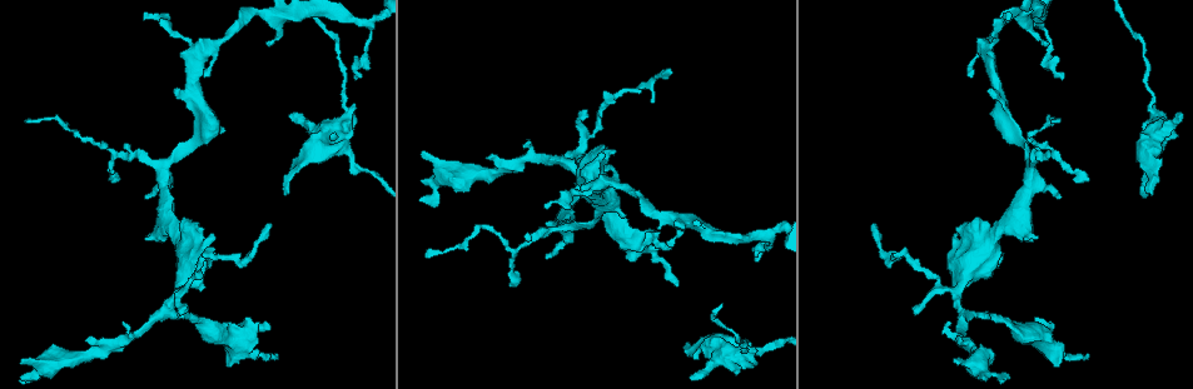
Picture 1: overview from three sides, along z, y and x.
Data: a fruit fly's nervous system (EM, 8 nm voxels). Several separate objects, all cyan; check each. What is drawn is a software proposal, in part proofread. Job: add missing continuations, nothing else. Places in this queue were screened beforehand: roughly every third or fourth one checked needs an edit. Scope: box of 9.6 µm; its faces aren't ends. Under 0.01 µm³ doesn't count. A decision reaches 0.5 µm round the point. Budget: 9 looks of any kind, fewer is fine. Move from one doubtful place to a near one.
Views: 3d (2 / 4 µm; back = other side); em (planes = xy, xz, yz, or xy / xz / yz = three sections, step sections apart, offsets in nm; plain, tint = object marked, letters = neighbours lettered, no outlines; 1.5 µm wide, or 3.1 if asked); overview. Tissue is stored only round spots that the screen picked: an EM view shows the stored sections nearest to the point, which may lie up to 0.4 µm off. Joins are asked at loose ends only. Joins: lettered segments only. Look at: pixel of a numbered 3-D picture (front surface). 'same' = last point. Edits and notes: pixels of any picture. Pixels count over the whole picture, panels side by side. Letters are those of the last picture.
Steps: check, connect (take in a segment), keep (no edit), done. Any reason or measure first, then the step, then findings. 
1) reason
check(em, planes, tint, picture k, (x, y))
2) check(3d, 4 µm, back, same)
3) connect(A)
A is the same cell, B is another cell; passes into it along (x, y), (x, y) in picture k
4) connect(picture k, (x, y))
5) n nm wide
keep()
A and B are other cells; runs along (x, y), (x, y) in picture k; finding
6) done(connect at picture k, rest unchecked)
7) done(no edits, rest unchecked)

free end
check(em, planes, letters, picture 1, (953, 360))

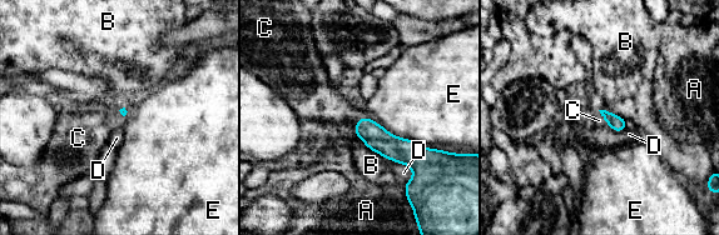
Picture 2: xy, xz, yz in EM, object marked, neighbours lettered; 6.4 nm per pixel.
connect(C)
C is the same cell, A, B, D and E are other cells; passes into it along (618, 124), (604, 119), (599, 120) in picture 2; it goes on there

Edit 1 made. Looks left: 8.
see it whole again
check(overview)

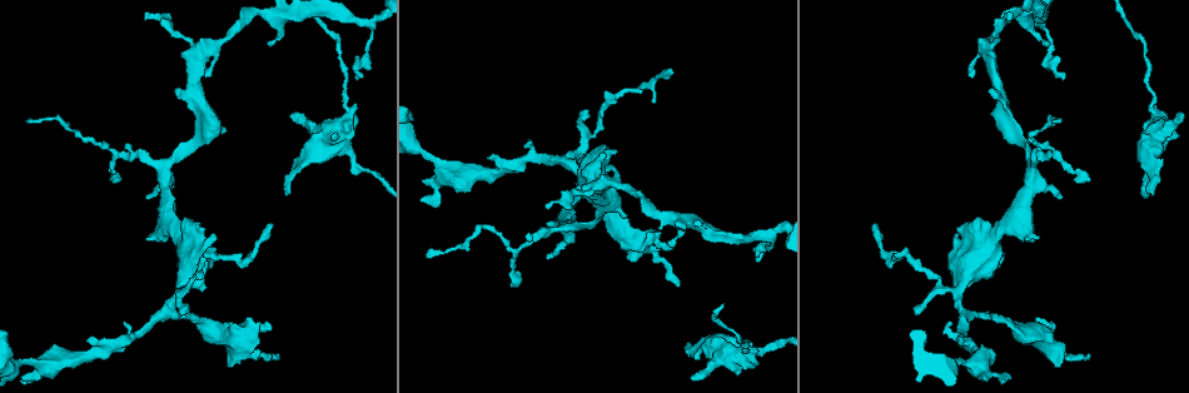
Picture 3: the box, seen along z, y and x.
branch stops here
check(em, planes, letters, picture 3, (687, 349))

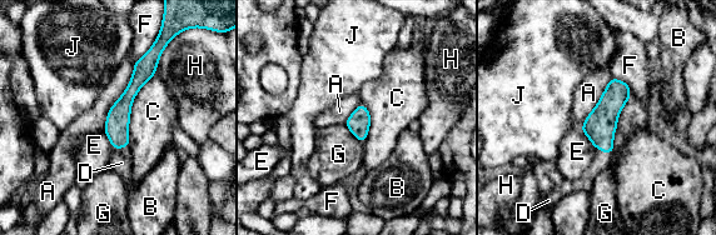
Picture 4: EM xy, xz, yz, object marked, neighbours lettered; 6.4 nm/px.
A touches over 500 nm
connect(D)
D is the same cell, A, B, C, E, F, G, H and J are other cells; passes into it along (600, 125), (603, 151), (585, 183) in picture 4; the neuron continues

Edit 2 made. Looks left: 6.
thin end
check(3d, 4 µm, picture 3, (271, 224))

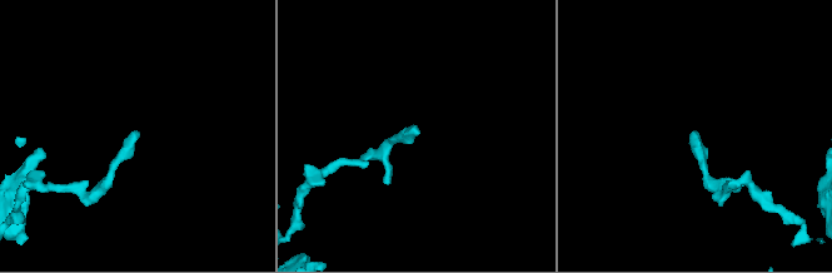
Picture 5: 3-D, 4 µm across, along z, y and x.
shape alone is not enough
check(em, xz, step 4, tint, picture 5, (693, 131))

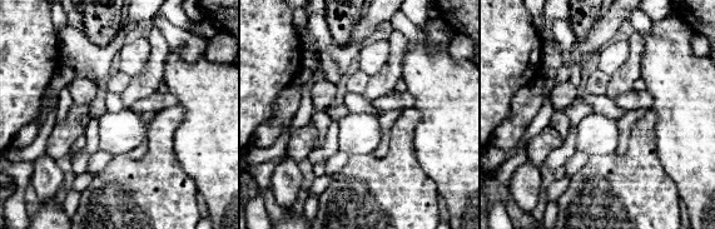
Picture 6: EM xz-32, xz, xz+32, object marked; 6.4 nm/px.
check(em, planes, letters, same)

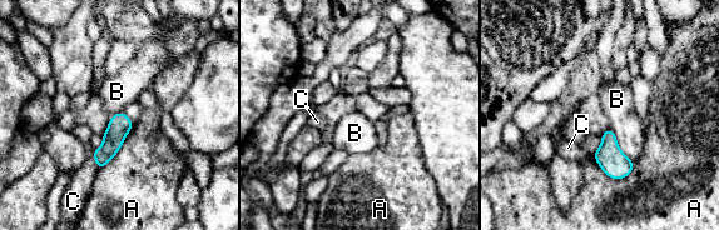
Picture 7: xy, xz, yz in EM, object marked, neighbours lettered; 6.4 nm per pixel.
keep()
A, B and C are other cells; none of them fits

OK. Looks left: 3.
done(connect at picture 2, connect at picture 4, rest unchecked)

